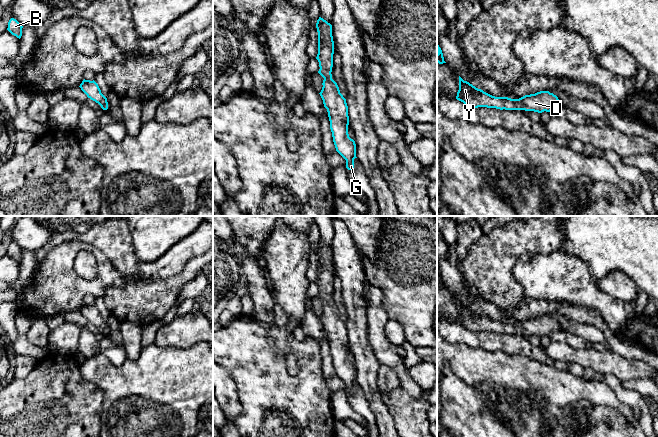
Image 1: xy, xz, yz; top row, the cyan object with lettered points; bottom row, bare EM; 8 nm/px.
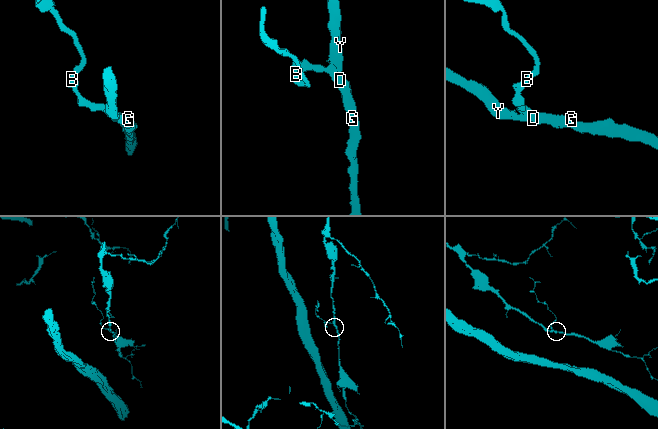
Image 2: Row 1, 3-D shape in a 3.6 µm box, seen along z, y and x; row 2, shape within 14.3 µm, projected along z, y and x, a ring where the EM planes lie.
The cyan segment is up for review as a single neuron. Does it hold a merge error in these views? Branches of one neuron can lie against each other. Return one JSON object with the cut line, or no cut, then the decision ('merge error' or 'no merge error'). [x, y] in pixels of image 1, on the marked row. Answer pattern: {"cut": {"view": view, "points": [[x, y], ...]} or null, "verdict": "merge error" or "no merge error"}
{"cut": null, "verdict": "no merge error"}

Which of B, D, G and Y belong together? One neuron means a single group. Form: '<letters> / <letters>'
B D G Y

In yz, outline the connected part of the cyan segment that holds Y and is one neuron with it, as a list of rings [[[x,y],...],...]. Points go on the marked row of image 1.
[[[460,76],[456,99],[474,108],[487,107],[500,110],[534,111],[538,113],[550,112],[554,107],[562,106],[558,97],[549,91],[540,91],[535,94],[525,95],[519,99],[495,97],[464,81]]]

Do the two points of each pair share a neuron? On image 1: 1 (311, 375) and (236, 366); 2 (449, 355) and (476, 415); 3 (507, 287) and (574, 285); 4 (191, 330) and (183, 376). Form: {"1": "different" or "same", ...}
{"1": "same", "2": "different", "3": "different", "4": "different"}

